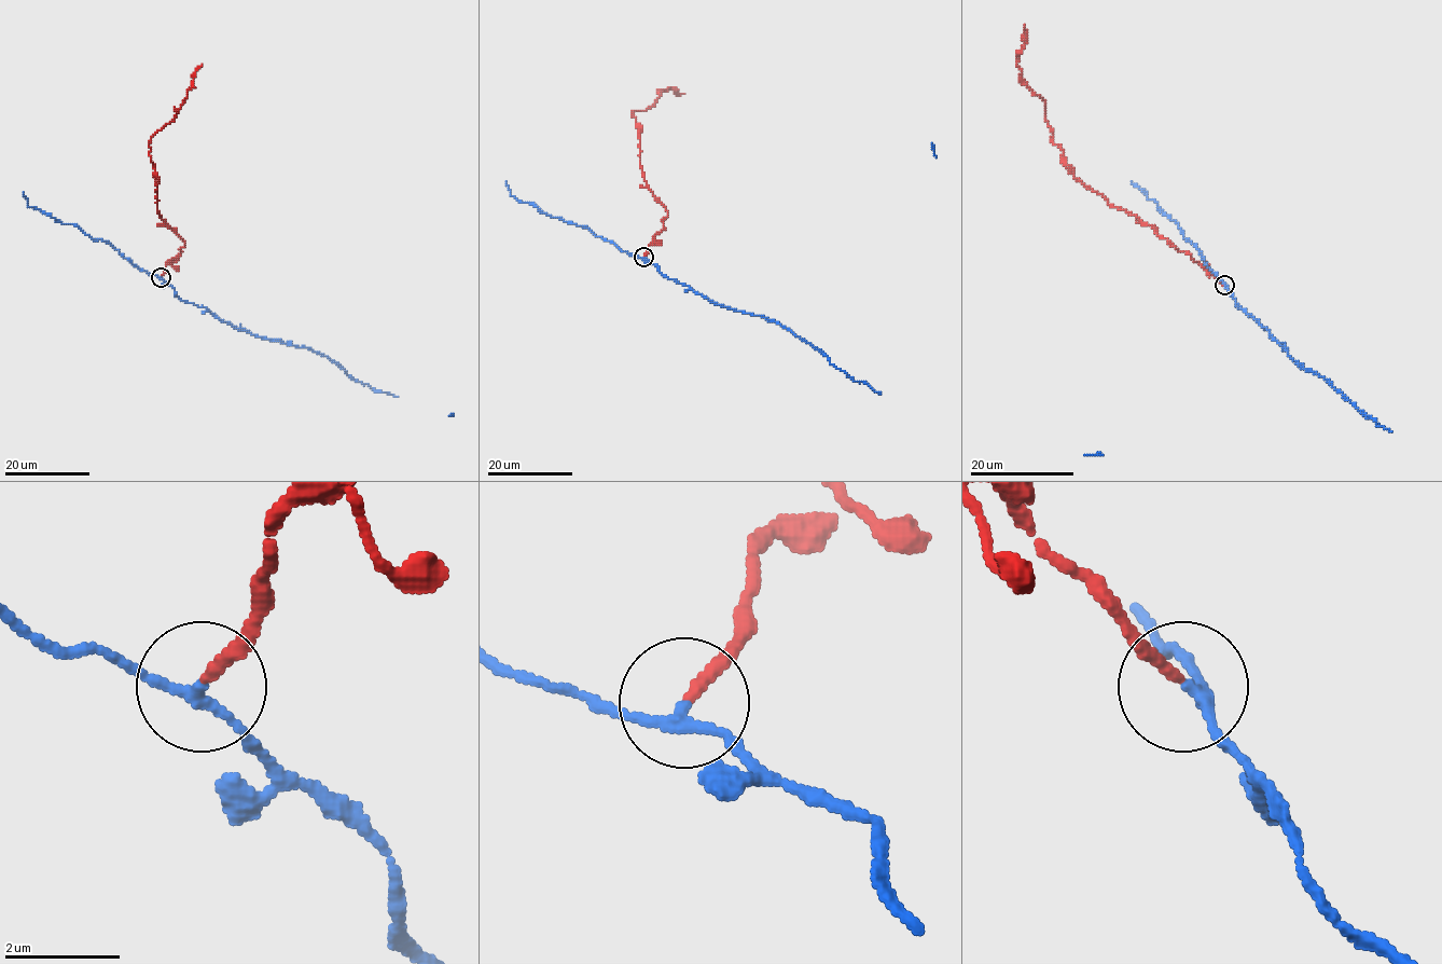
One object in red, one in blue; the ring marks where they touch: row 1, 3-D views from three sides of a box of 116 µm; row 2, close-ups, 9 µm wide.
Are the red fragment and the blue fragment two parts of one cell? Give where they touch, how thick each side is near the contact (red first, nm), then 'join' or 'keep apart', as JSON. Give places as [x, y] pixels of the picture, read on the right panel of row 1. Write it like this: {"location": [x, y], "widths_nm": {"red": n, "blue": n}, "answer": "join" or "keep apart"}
{"location": [1224, 285], "widths_nm": {"red": 200, "blue": 180}, "answer": "keep apart"}

